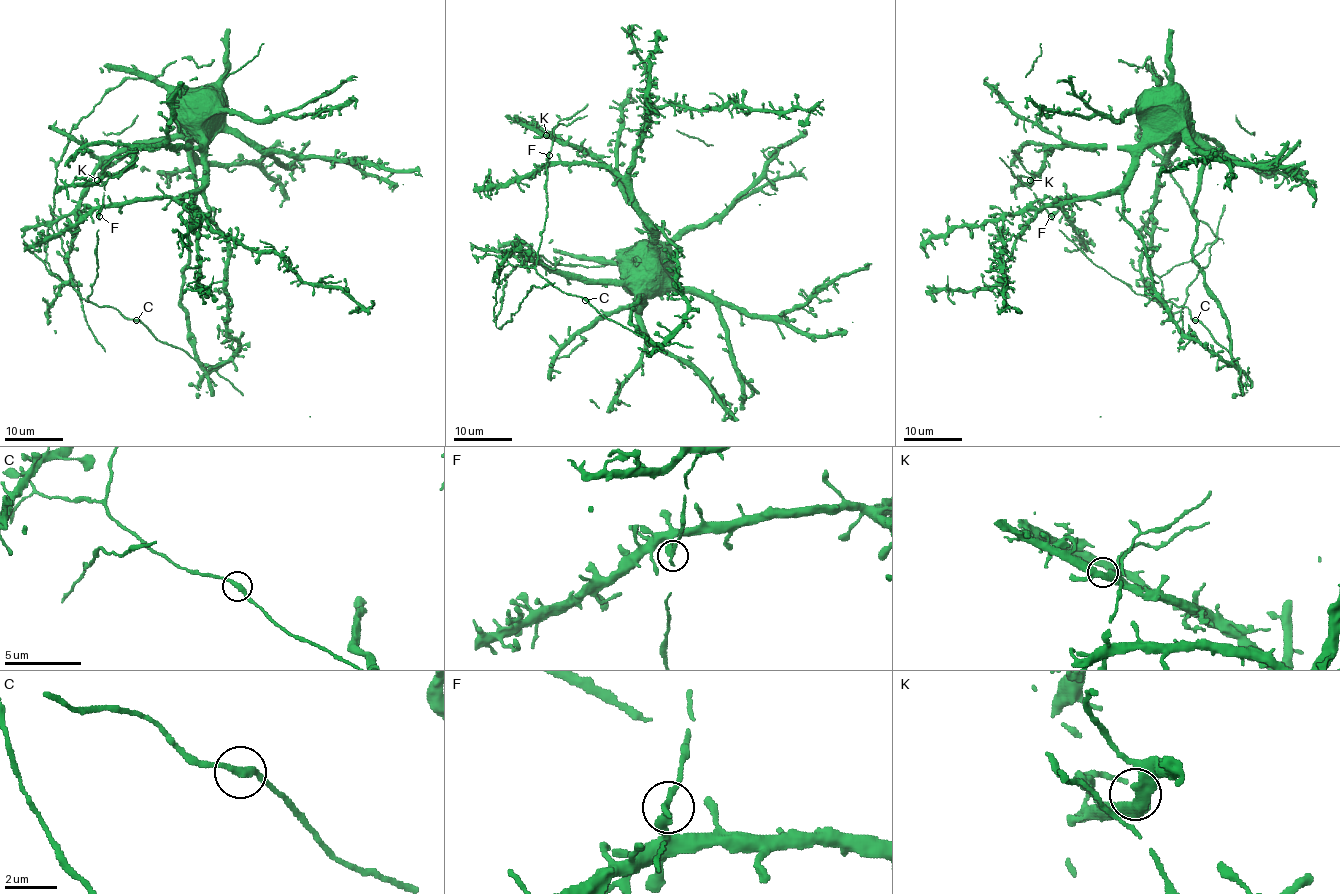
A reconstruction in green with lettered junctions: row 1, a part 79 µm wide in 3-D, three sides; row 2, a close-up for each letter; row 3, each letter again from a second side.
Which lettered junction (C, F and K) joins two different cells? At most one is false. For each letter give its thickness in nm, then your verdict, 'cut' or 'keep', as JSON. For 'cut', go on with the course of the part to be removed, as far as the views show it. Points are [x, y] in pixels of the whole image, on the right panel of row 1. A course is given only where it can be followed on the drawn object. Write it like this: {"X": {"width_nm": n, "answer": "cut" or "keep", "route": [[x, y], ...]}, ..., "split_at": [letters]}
{"C": {"width_nm": 280, "answer": "keep"}, "F": {"width_nm": 360, "answer": "keep"}, "K": {"width_nm": 440, "answer": "keep"}, "split_at": []}

